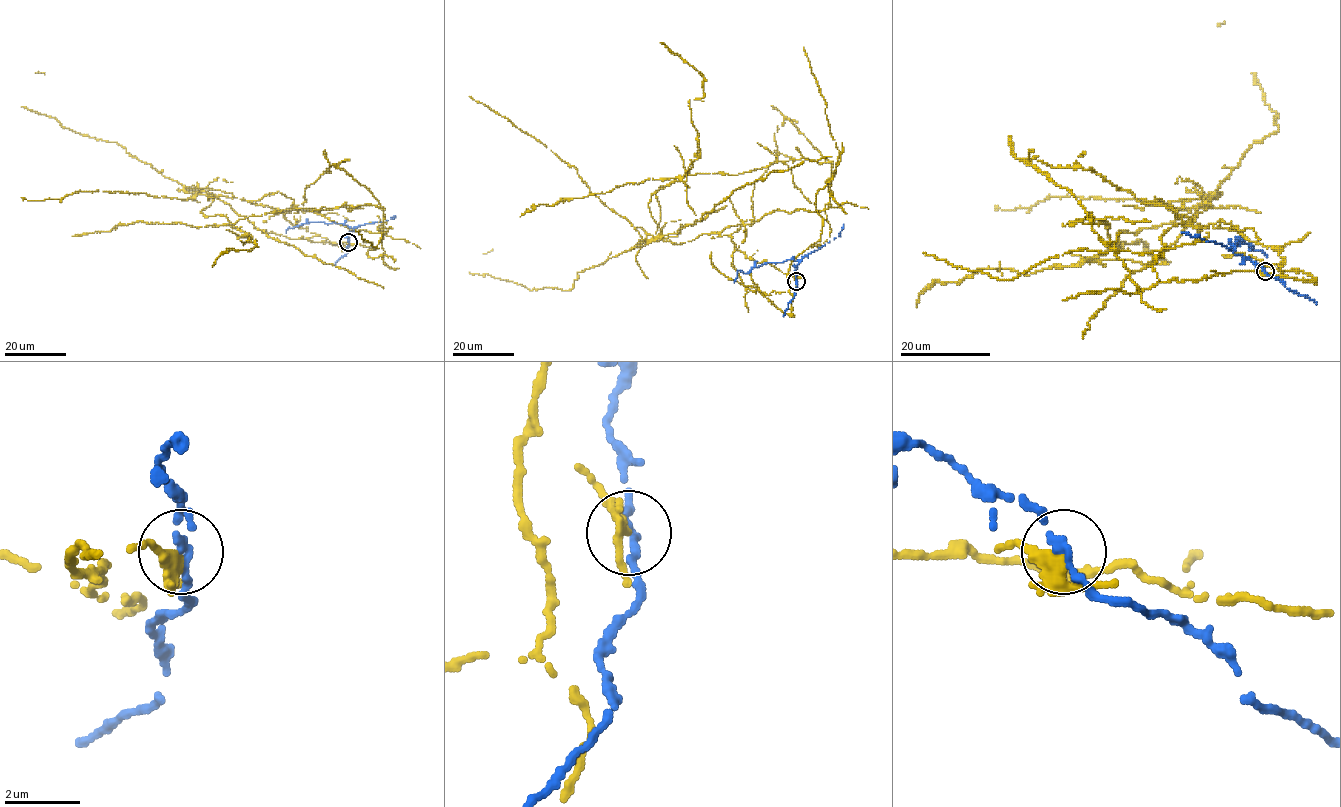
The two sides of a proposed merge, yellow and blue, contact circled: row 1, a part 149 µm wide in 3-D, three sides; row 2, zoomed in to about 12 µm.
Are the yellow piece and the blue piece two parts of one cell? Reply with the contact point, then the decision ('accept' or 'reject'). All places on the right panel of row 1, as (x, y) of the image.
at (1265, 271); reject

